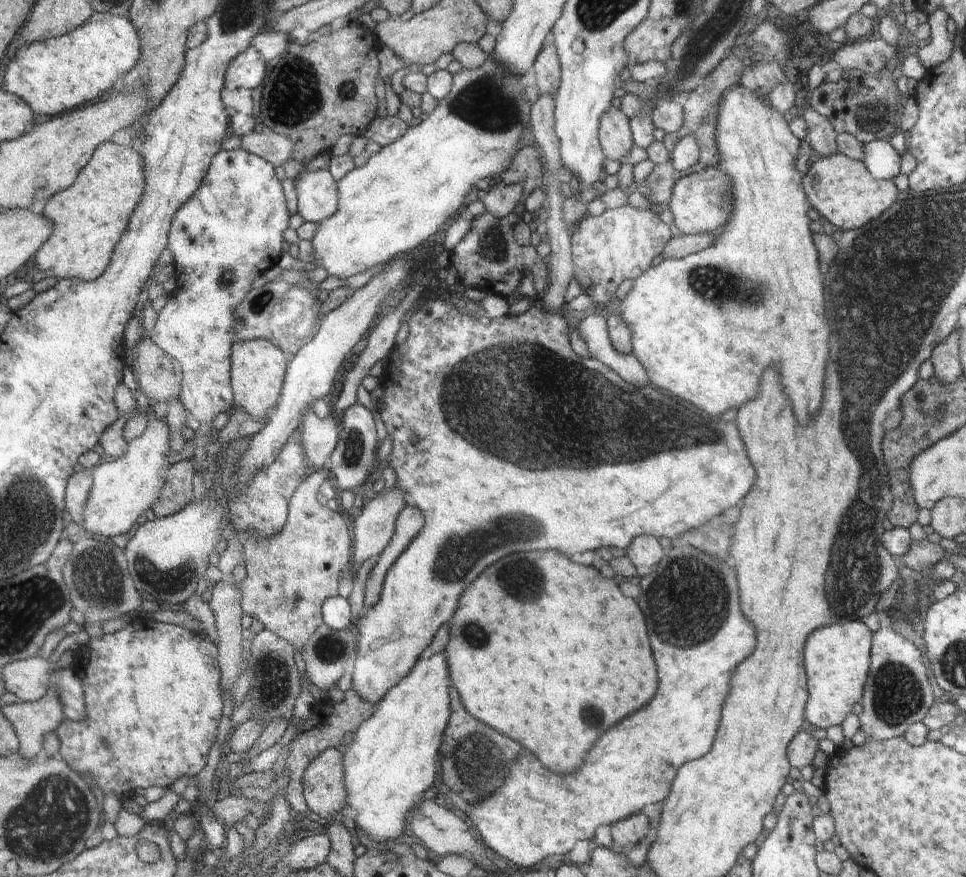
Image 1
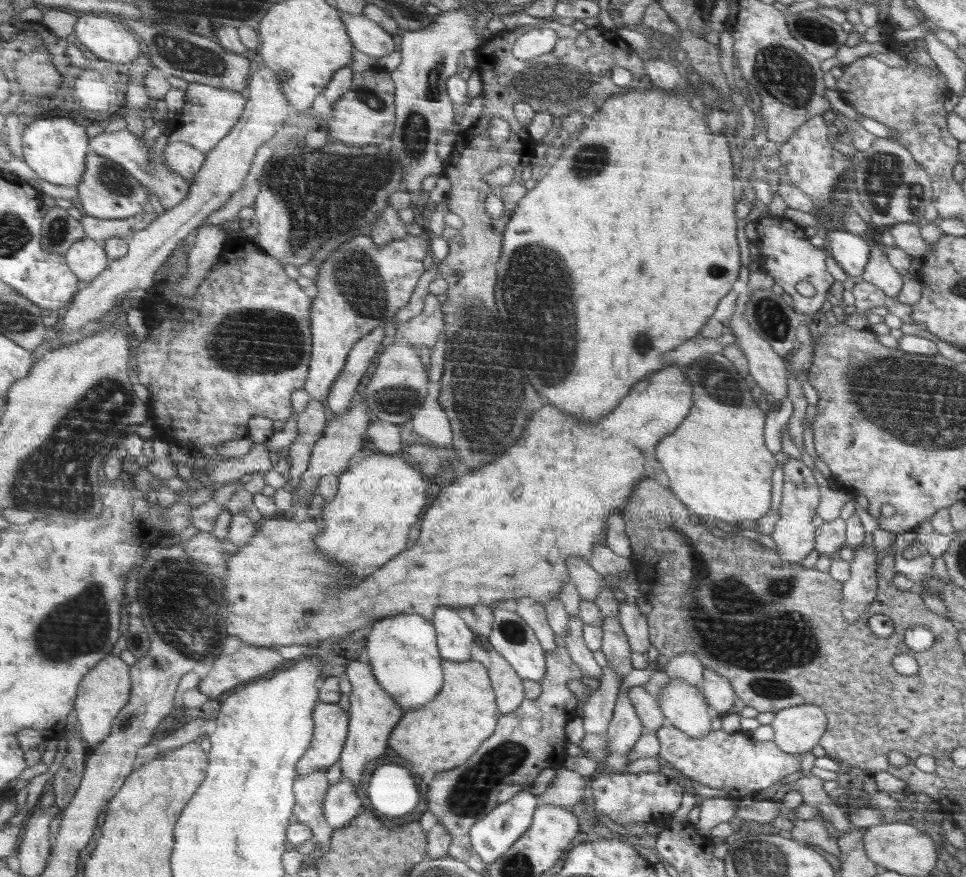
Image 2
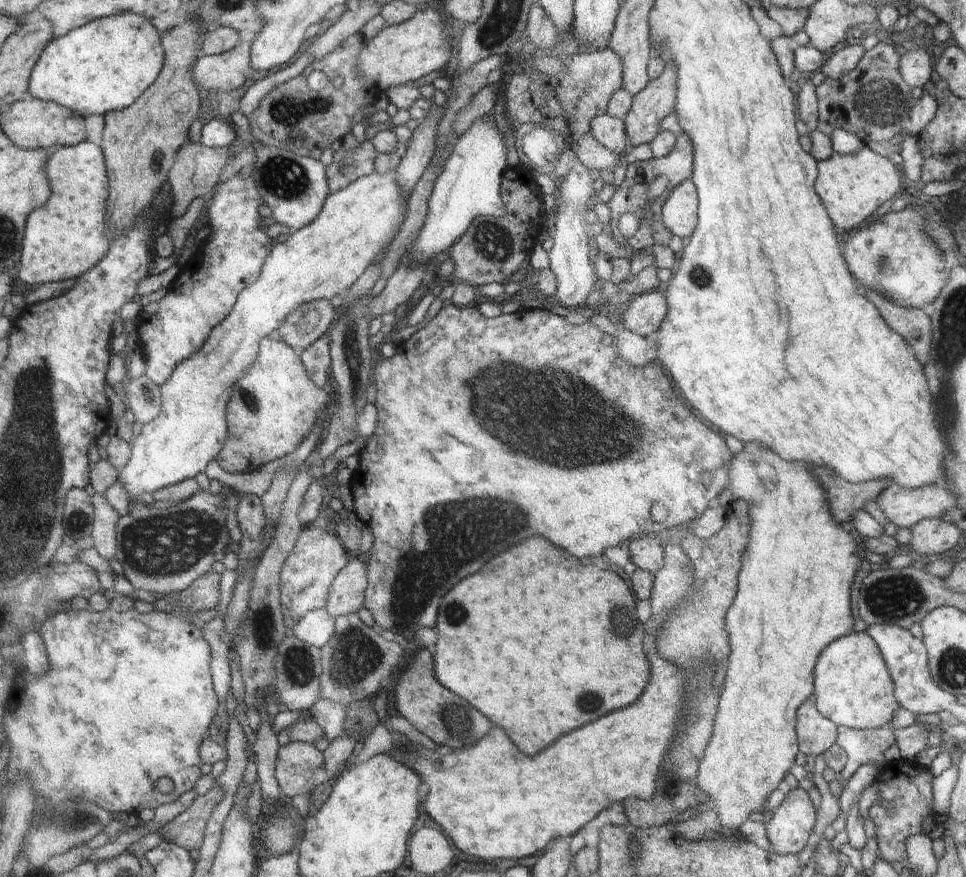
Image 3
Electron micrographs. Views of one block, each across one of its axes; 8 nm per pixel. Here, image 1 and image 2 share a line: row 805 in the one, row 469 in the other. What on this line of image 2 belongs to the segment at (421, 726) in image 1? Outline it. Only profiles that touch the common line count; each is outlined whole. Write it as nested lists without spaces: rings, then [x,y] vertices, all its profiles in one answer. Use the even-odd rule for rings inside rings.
[[[376,451],[365,453],[346,468],[338,480],[335,498],[326,502],[325,506],[320,508],[320,514],[316,514],[325,523],[325,531],[316,538],[317,549],[330,559],[336,559],[350,566],[356,578],[366,578],[368,574],[378,570],[382,564],[386,564],[390,558],[394,558],[406,548],[408,532],[426,504],[426,480],[422,478],[420,470],[414,470],[402,457]]]

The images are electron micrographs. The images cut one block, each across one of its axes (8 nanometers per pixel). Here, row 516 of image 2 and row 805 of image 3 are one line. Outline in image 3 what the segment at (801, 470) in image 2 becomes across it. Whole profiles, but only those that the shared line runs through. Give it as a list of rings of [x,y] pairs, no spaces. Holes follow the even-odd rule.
[[[802,787],[786,788],[786,796],[772,811],[766,825],[770,847],[783,855],[797,855],[803,850],[812,834],[816,810],[808,800],[808,791]]]

